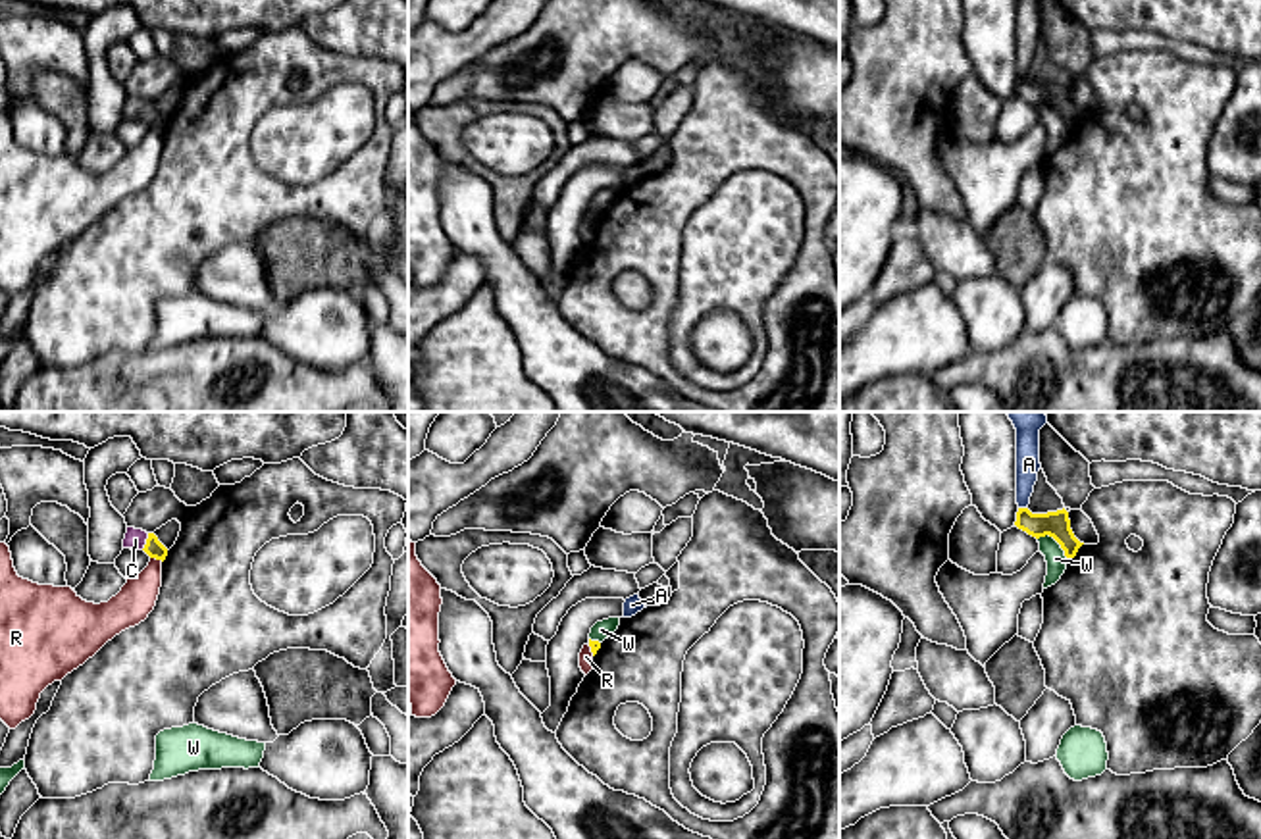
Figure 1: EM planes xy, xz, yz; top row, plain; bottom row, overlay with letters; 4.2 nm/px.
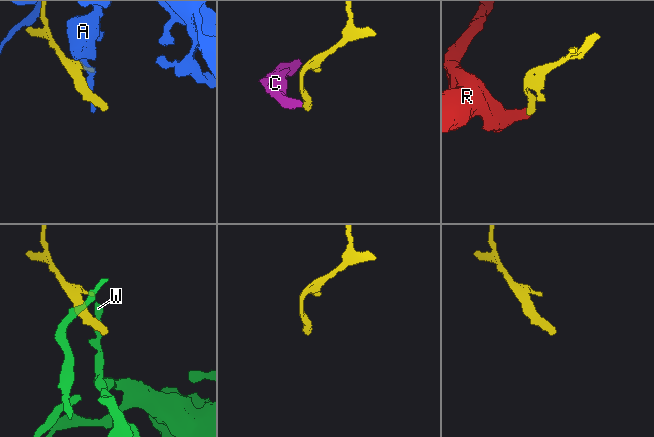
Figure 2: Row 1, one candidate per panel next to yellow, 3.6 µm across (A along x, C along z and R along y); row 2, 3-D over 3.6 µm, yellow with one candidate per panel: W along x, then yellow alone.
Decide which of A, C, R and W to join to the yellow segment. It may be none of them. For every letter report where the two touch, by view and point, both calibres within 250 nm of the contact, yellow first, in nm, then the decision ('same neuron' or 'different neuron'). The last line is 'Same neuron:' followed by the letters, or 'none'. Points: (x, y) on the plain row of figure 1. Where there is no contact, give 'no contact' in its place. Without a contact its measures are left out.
A: contact yz (1023, 77); calibres 110 and 100 nm; different neuron
C: contact xy (147, 110); calibres 80 and 90 nm; same neuron
R: contact xy (156, 127); calibres 80 and 160 nm; different neuron
W: contact yz (1057, 110); calibres 110 and 90 nm; different neuron
Same neuron: C

